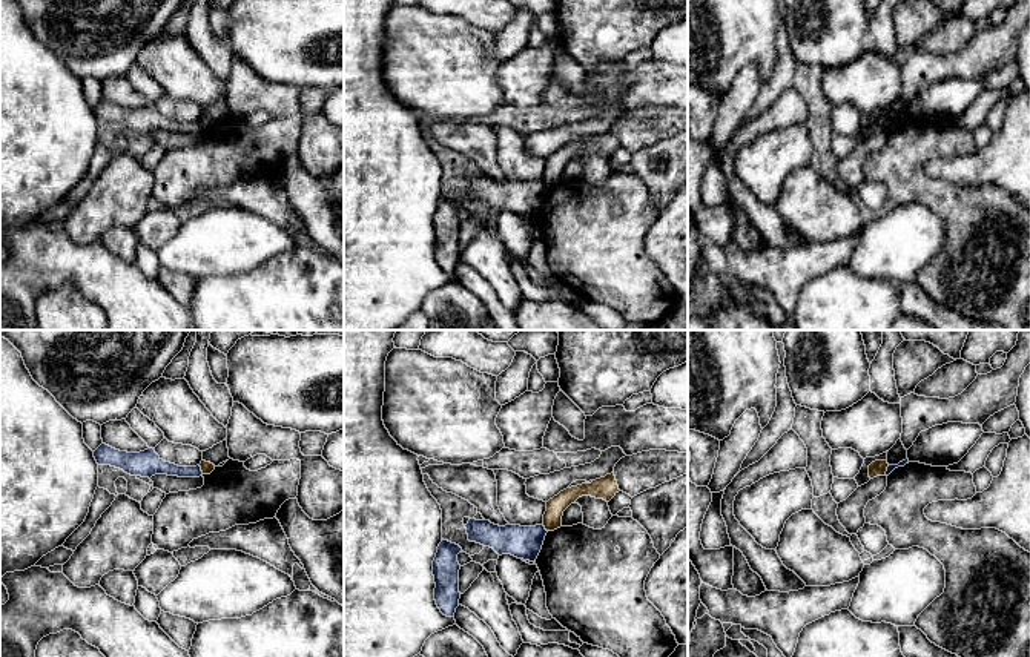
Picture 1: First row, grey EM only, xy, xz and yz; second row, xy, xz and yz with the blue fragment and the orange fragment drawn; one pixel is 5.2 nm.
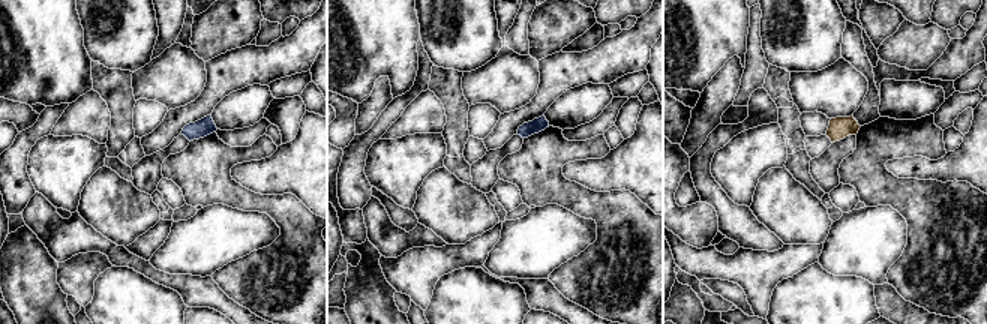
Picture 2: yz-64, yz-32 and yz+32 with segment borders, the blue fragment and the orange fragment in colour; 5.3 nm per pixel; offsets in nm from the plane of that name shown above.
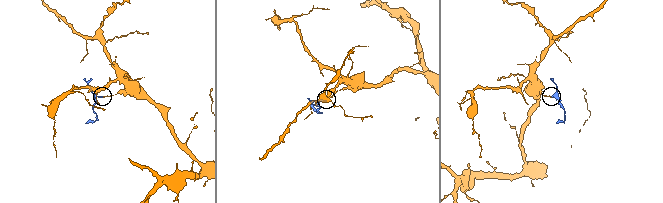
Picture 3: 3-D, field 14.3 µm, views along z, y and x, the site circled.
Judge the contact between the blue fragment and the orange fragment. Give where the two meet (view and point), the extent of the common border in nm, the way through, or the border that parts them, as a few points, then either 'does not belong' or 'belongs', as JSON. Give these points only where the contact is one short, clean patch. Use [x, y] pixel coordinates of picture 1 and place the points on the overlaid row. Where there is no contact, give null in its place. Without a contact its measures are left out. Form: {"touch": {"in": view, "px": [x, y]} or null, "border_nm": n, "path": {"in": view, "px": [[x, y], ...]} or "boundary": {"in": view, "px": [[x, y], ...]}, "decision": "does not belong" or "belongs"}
{"touch": {"in": "xy", "px": [200, 470]}, "border_nm": 50, "boundary": {"in": "xy", "px": [[198, 465], [203, 473]]}, "decision": "does not belong"}

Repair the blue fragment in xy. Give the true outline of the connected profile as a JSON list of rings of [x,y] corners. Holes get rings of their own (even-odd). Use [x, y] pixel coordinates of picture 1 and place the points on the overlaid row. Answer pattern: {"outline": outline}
{"outline": [[[101,444],[94,457],[98,465],[111,465],[123,470],[130,476],[152,477],[155,474],[167,474],[178,477],[200,477],[203,476],[201,467],[178,467],[175,464],[163,461],[154,448],[147,448],[140,453],[127,453],[115,450],[106,444]]]}

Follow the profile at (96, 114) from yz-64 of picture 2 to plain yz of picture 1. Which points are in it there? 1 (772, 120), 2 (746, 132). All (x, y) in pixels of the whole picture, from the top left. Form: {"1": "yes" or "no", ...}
{"1": "yes", "2": "yes"}

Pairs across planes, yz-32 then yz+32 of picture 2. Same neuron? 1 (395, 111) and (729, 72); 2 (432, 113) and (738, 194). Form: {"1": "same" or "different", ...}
{"1": "different", "2": "different"}

